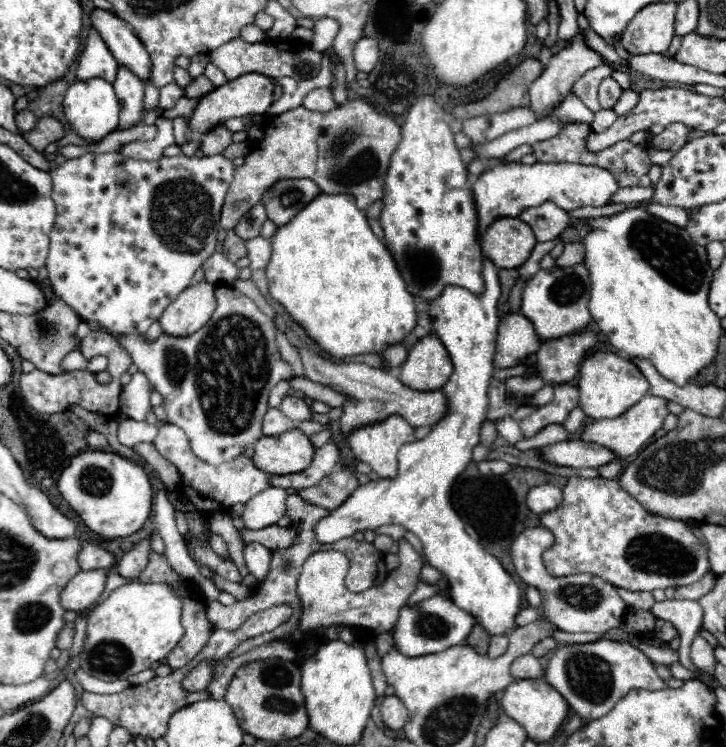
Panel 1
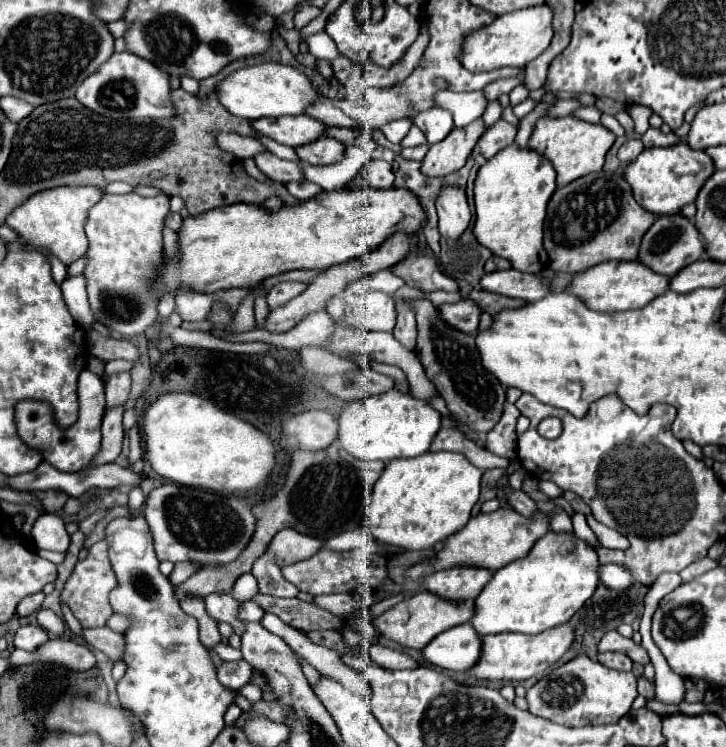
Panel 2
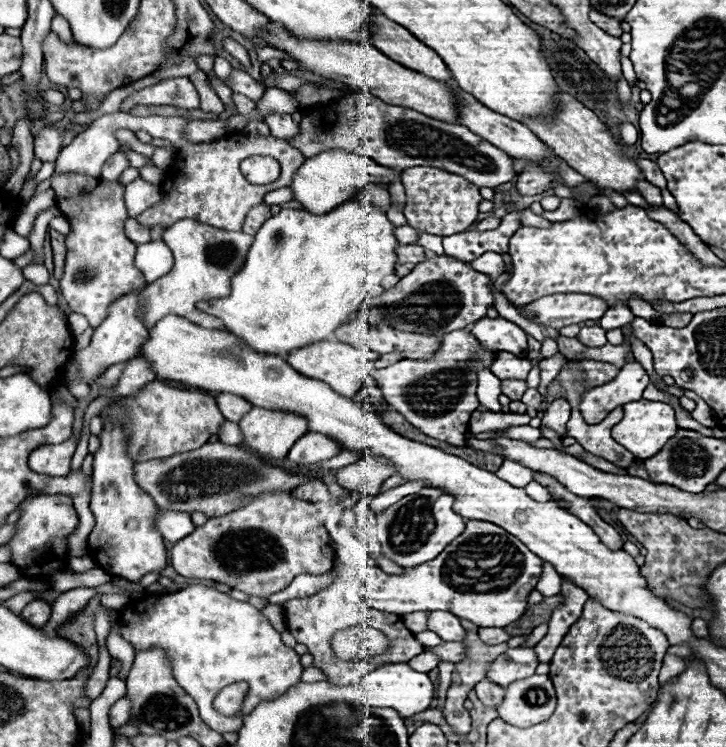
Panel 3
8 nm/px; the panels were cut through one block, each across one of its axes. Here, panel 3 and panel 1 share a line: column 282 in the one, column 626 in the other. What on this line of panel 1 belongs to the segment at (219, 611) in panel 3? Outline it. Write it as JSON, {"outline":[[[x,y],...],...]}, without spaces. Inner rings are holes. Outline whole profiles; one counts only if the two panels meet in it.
{"outline":[[[610,640],[558,648],[548,662],[546,682],[552,684],[568,700],[572,712],[578,712],[584,720],[596,720],[608,714],[614,704],[634,688],[666,688],[664,680],[656,674],[656,668],[640,650],[630,644]]]}

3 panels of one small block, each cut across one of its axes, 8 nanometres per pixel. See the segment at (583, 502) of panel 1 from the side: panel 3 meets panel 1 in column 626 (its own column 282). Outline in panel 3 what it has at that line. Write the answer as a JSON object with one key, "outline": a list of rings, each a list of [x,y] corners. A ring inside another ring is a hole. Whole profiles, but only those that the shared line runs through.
{"outline":[[[284,492],[262,494],[260,498],[250,500],[248,506],[236,512],[210,518],[204,526],[198,526],[190,536],[180,540],[172,548],[172,566],[176,568],[178,574],[186,578],[222,582],[250,596],[260,596],[260,598],[268,598],[284,590],[298,574],[326,574],[332,570],[332,562],[334,562],[334,550],[330,548],[328,530],[322,522],[318,504],[296,500],[292,498],[292,494]]]}

